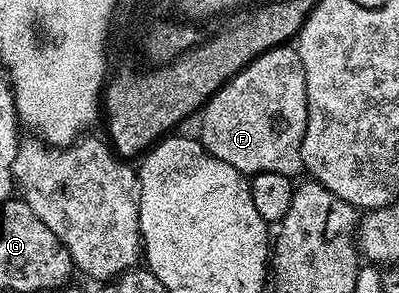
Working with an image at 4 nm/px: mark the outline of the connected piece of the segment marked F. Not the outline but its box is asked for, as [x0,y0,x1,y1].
[198,47,308,177]

